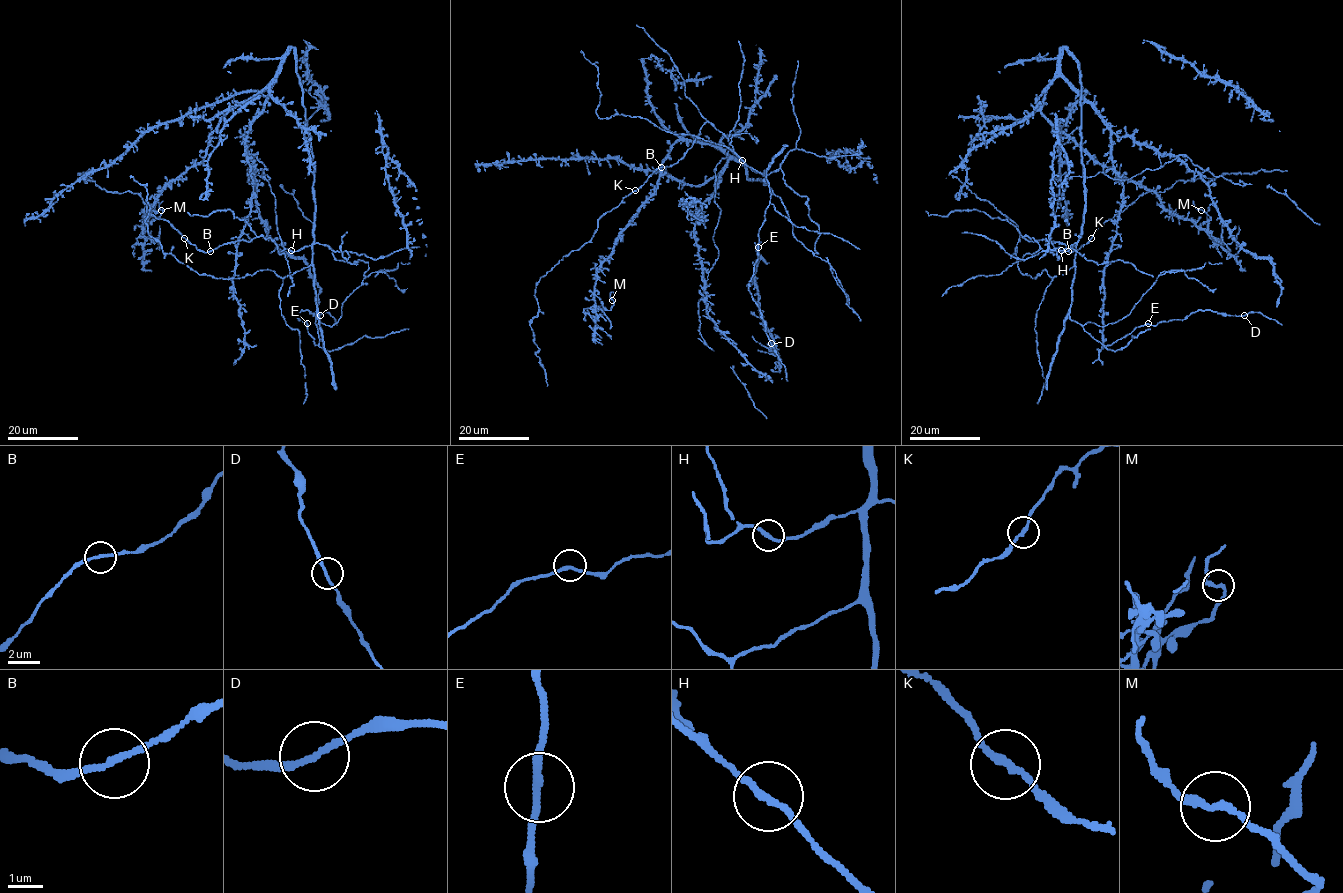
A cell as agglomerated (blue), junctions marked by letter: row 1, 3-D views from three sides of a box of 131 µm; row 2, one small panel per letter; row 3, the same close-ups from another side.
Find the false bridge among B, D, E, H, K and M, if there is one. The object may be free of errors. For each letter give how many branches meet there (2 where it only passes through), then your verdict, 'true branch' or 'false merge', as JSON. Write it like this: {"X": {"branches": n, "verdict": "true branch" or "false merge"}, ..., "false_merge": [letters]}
{"B": {"branches": 2, "verdict": "true branch"}, "D": {"branches": 2, "verdict": "true branch"}, "E": {"branches": 2, "verdict": "true branch"}, "H": {"branches": 2, "verdict": "true branch"}, "K": {"branches": 2, "verdict": "true branch"}, "M": {"branches": 2, "verdict": "true branch"}, "false_merge": []}

